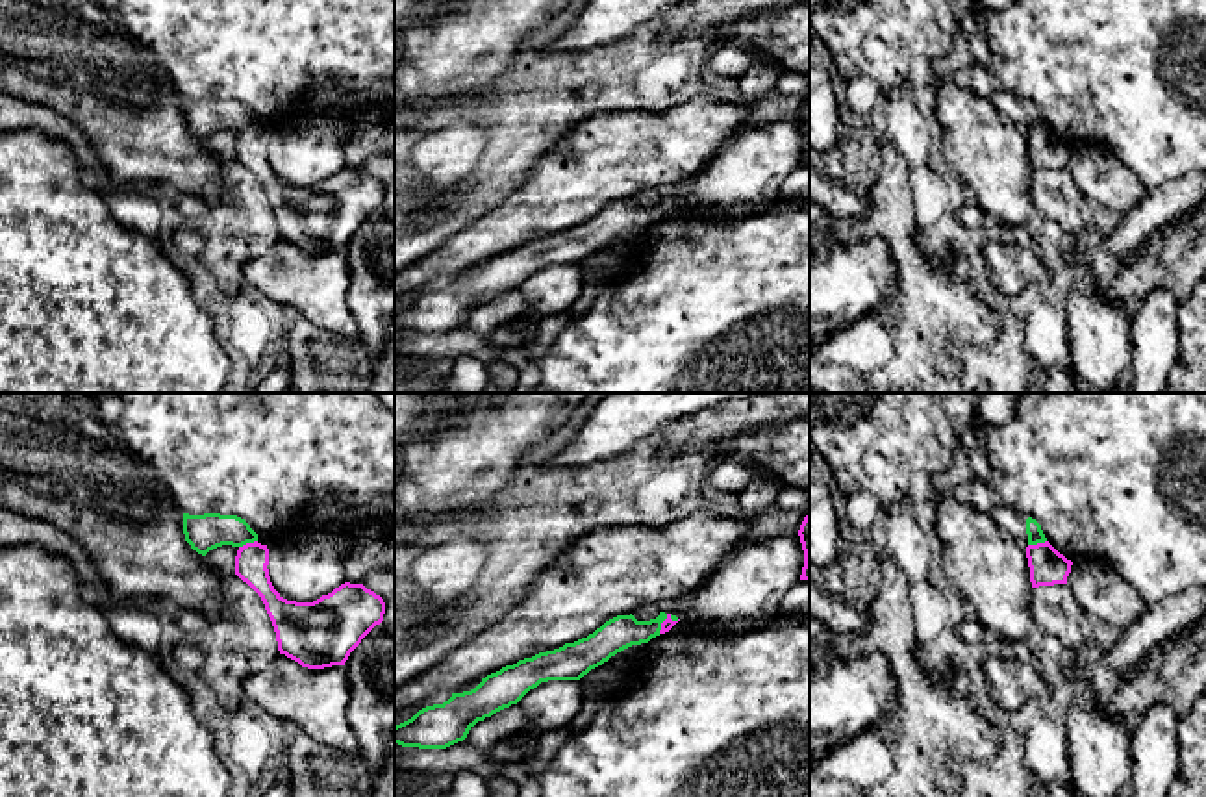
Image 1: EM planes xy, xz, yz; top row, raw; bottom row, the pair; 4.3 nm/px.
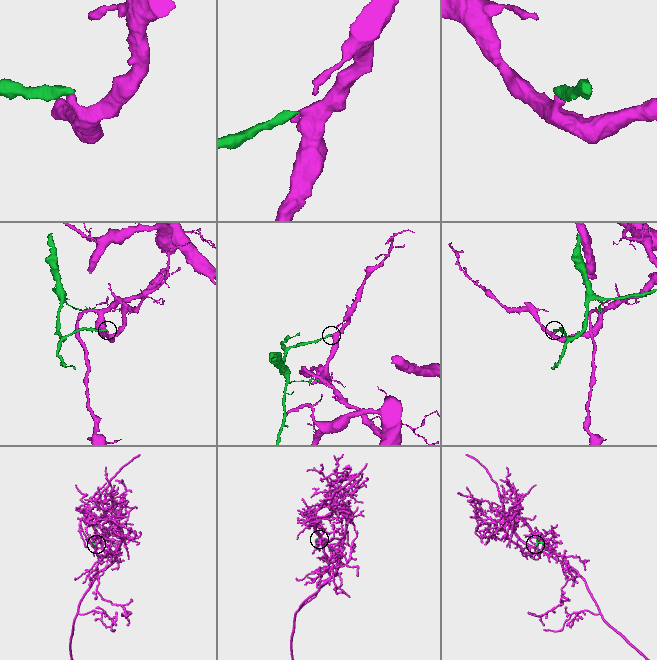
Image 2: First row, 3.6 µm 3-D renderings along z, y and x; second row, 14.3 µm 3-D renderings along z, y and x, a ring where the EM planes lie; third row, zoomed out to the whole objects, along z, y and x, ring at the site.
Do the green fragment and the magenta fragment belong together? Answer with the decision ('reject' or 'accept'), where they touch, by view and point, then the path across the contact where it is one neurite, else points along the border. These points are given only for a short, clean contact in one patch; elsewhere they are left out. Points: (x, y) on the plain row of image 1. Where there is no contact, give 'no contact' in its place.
reject; meets green in xy at (247, 126); border along xy (256, 125), (239, 132)

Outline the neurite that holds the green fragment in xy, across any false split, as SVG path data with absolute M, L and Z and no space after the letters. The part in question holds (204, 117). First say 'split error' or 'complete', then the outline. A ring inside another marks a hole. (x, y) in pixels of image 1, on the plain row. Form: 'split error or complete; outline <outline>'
complete; outline M183 98L183 119L191 133L202 141L222 130L243 132L258 126L258 119L245 104L220 98Z

